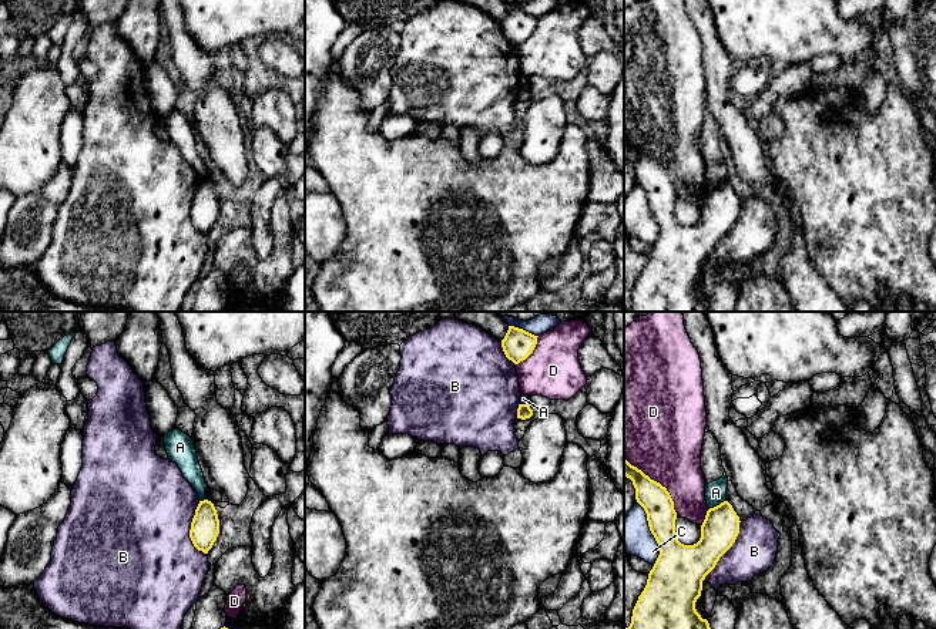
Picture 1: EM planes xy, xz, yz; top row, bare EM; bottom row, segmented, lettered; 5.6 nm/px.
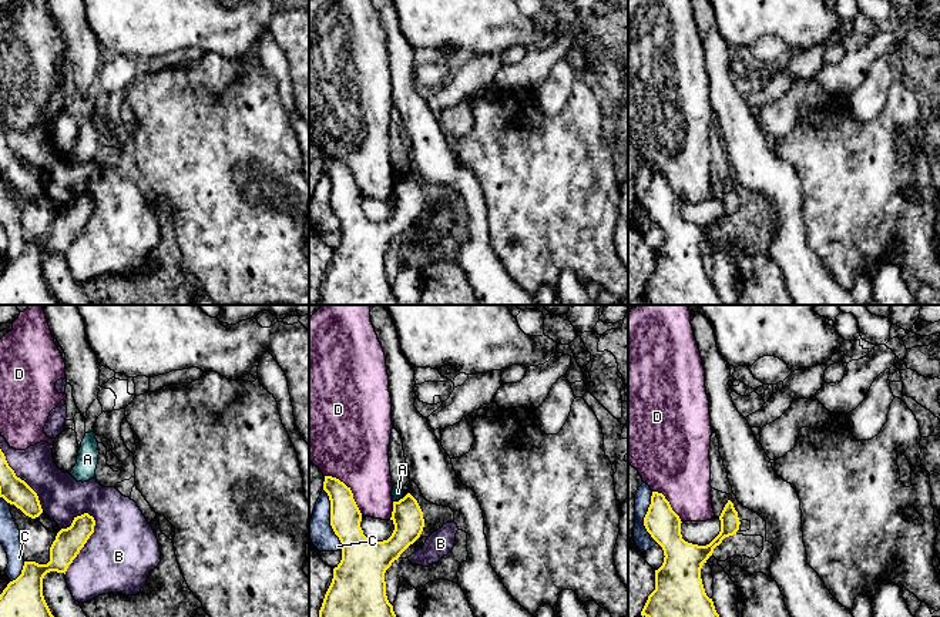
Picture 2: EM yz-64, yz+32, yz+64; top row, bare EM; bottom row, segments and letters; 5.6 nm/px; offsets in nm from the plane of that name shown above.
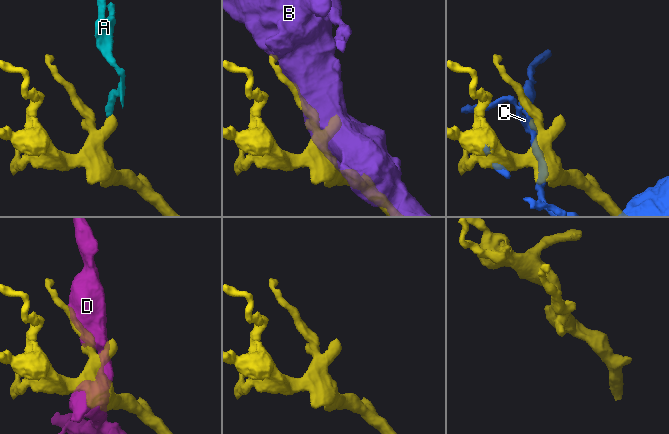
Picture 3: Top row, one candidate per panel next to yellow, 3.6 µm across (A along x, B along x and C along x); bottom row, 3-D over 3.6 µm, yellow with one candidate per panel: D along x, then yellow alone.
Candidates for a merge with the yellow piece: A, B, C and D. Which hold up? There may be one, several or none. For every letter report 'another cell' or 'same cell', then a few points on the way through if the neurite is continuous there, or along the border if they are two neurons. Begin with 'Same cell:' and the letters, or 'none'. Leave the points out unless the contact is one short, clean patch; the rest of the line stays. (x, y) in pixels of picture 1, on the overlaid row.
Same cell: none
A: another cell; border along yz (725, 500), (708, 510)
B: another cell
C: another cell
D: another cell

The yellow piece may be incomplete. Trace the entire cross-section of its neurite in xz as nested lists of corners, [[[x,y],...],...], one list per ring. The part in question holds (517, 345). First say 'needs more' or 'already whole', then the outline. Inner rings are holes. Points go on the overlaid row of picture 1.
already whole; [[[509,326],[509,330],[501,340],[501,347],[509,360],[514,364],[526,360],[537,344],[537,337],[523,329]]]

